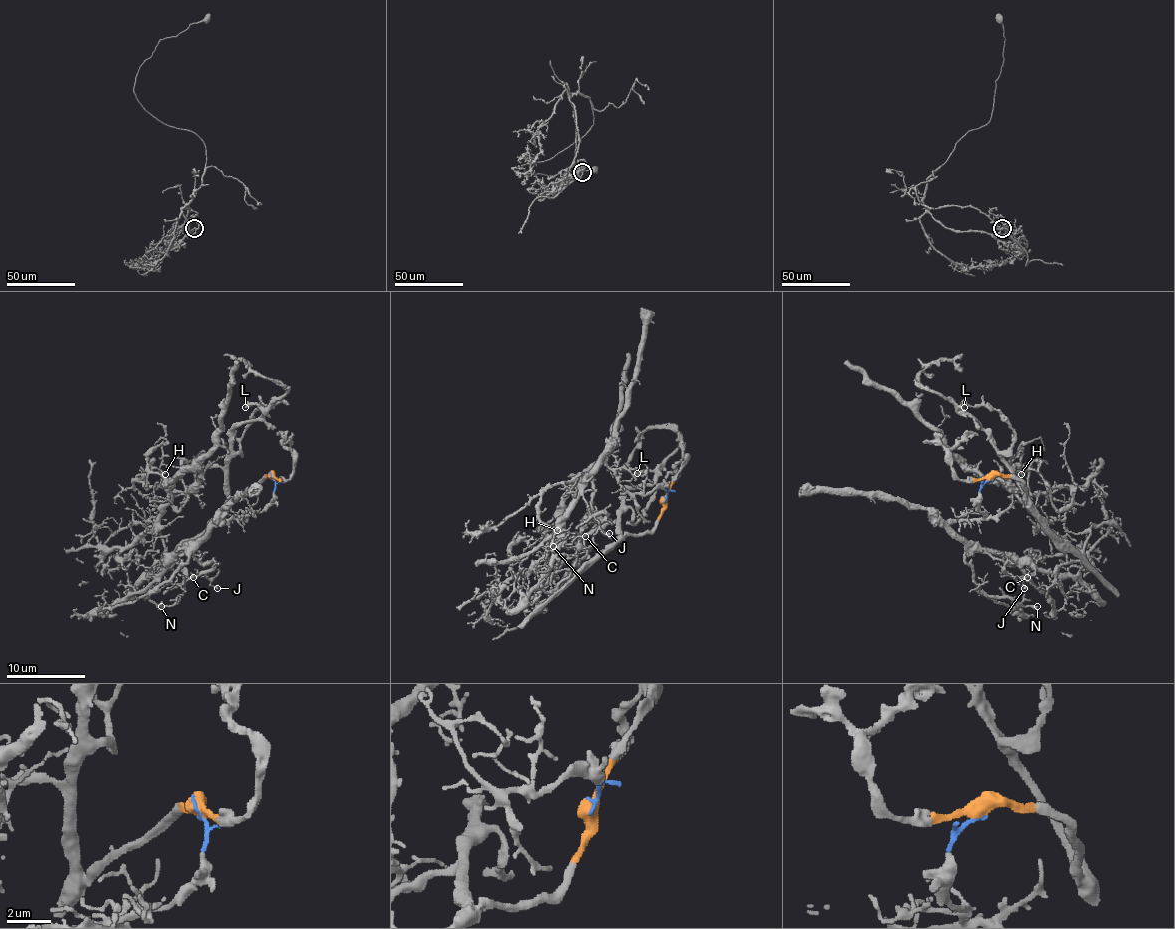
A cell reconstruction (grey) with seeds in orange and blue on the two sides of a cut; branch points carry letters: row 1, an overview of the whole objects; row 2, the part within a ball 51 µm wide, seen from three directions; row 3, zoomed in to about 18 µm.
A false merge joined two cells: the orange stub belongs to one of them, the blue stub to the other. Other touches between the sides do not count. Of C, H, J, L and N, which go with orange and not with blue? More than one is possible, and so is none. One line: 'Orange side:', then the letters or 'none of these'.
Orange side: L

